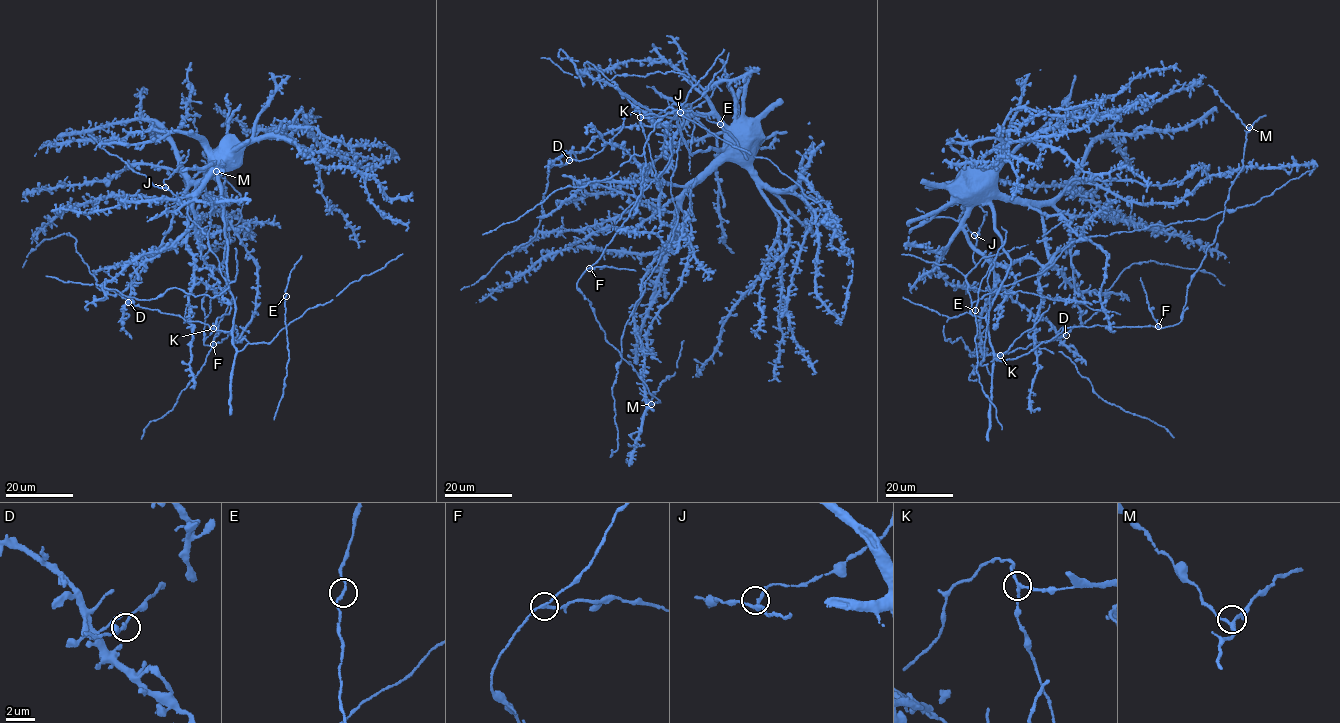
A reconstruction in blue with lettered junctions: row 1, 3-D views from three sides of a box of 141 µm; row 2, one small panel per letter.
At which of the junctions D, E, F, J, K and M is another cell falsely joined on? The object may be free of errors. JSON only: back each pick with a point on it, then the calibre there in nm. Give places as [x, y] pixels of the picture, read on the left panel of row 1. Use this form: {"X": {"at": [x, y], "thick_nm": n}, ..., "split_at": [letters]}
{"F": {"at": [213, 344], "thick_nm": 170}, "split_at": ["F"]}

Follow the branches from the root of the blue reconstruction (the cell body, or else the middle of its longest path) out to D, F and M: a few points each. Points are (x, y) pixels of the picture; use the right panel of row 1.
D: (985, 190), (973, 202), (965, 219), (968, 242), (989, 262), (1012, 299), (1042, 317), (1058, 336), (1066, 335)
F: (985, 190), (1040, 203), (1088, 182), (1142, 204), (1174, 202), (1242, 161), (1182, 319), (1158, 327)
M: (985, 190), (1040, 203), (1088, 182), (1142, 204), (1175, 202), (1213, 175), (1241, 169), (1249, 127)

